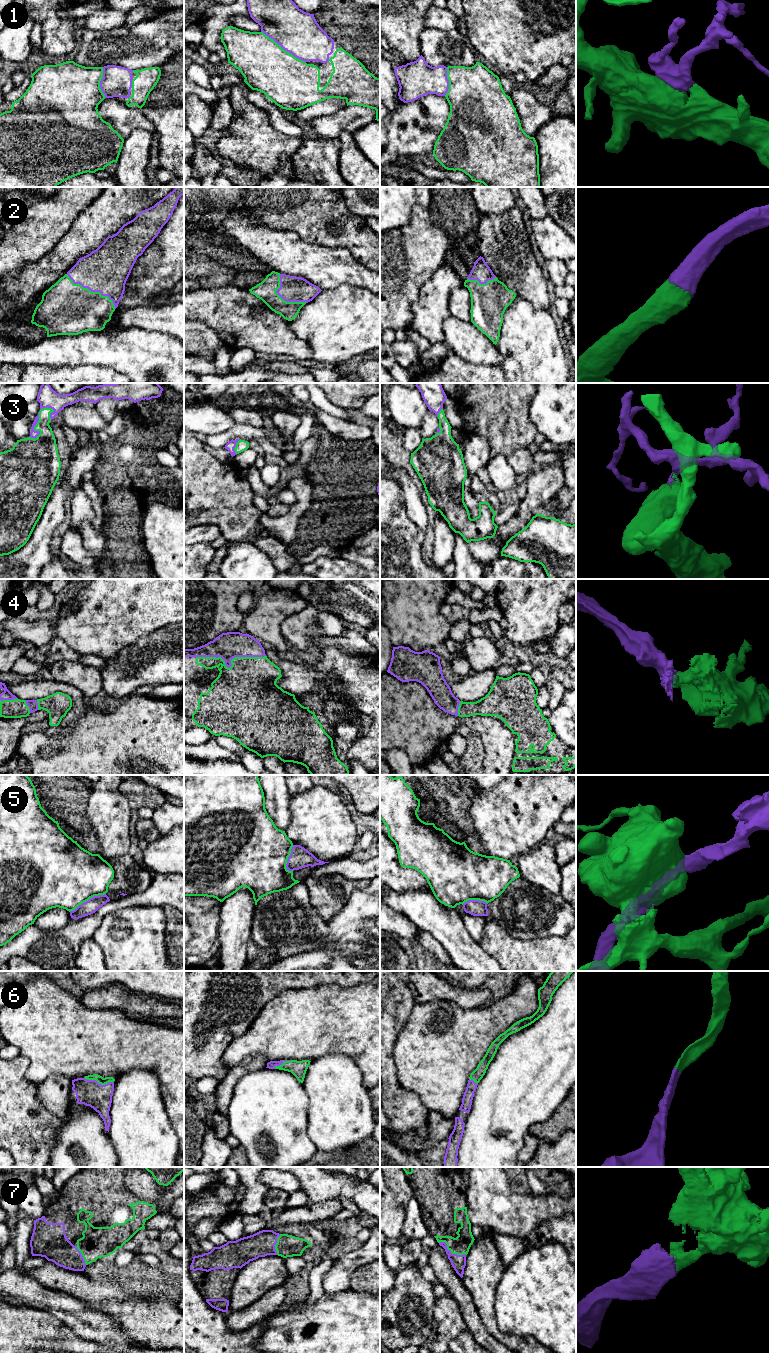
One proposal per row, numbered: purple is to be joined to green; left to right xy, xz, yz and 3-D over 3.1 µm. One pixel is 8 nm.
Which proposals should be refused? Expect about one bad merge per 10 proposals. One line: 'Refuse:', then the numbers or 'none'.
Refuse: 5

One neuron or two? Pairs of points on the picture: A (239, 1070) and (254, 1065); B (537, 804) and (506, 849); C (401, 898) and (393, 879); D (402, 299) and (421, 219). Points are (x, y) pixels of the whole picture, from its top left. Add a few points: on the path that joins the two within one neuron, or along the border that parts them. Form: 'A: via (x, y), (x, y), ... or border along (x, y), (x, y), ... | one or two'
A: via (243, 1068), (250, 1065) | one
B: via (525, 814), (506, 833), (506, 837) | one
C: border along (390, 887), (395, 891), (422, 892) | two
D: via (408, 279), (408, 258), (421, 245), (421, 239) | one

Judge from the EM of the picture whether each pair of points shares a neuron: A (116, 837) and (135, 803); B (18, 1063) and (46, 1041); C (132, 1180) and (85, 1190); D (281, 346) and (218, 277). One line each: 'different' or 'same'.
A: different
B: different
C: different
D: different

